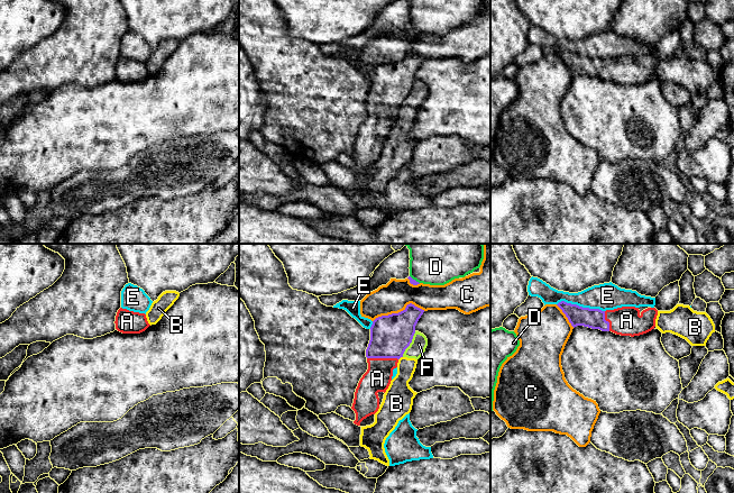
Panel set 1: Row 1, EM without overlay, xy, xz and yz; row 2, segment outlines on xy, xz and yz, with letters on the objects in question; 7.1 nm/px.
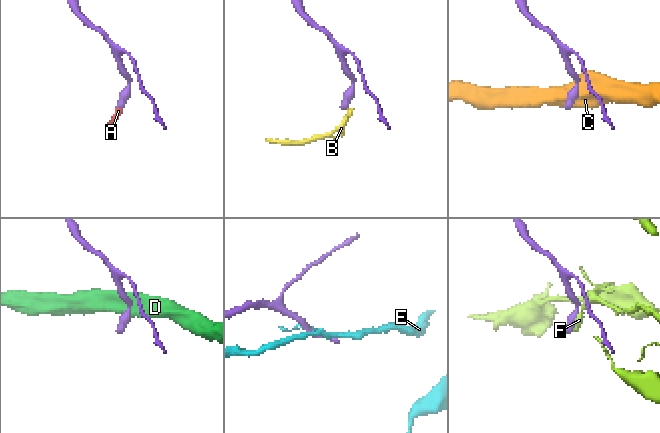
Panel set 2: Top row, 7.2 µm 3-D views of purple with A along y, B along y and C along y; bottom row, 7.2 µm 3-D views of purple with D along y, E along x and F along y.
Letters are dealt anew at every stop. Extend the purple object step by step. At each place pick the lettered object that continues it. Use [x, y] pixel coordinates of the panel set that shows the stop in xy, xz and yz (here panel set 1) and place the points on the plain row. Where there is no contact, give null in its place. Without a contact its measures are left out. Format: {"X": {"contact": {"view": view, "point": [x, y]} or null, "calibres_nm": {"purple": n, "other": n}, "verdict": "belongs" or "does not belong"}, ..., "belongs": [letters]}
{"A": {"contact": {"view": "xz", "point": [383, 106]}, "calibres_nm": {"purple": 300, "other": 190}, "verdict": "belongs"}, "B": {"contact": {"view": "xz", "point": [400, 106]}, "calibres_nm": {"purple": 300, "other": 170}, "verdict": "does not belong"}, "C": {"contact": {"view": "xz", "point": [398, 61]}, "calibres_nm": {"purple": 300, "other": 220}, "verdict": "does not belong"}, "D": {"contact": {"view": "xz", "point": [414, 28]}, "calibres_nm": {"purple": 40, "other": 240}, "verdict": "does not belong"}, "E": {"contact": {"view": "yz", "point": [580, 55]}, "calibres_nm": {"purple": 140, "other": 190}, "verdict": "does not belong"}, "F": {"contact": {"view": "xz", "point": [410, 91]}, "calibres_nm": {"purple": 300, "other": 120}, "verdict": "does not belong"}, "belongs": ["A"]}

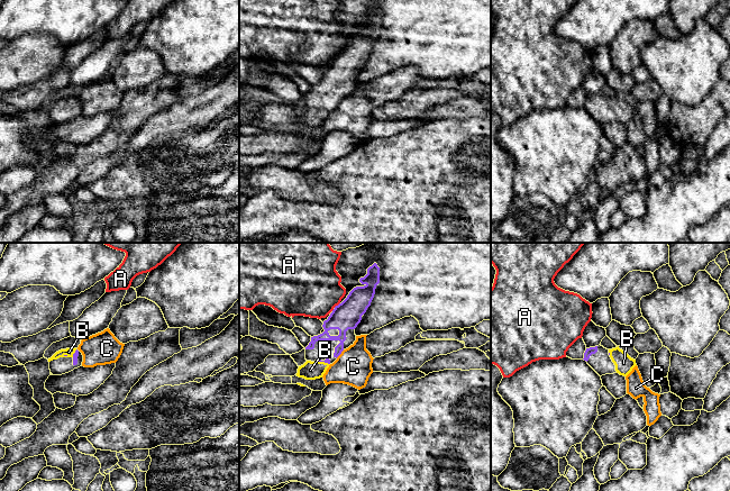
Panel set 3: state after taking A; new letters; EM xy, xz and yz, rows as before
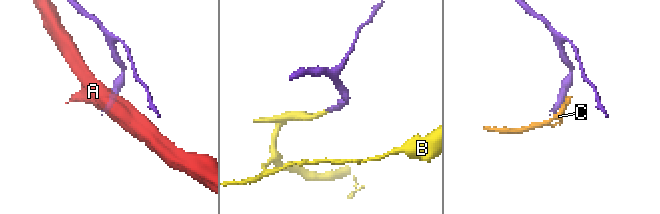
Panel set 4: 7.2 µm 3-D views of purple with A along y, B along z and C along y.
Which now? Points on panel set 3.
{"A": {"contact": {"view": "xz", "point": [336, 54]}, "calibres_nm": {"purple": 200, "other": 440}, "verdict": "does not belong"}, "B": {"contact": {"view": "xz", "point": [322, 109]}, "calibres_nm": {"purple": 40, "other": 130}, "verdict": "belongs"}, "C": {"contact": {"view": "xz", "point": [339, 102]}, "calibres_nm": {"purple": 160, "other": 260}, "verdict": "does not belong"}, "belongs": ["B"]}

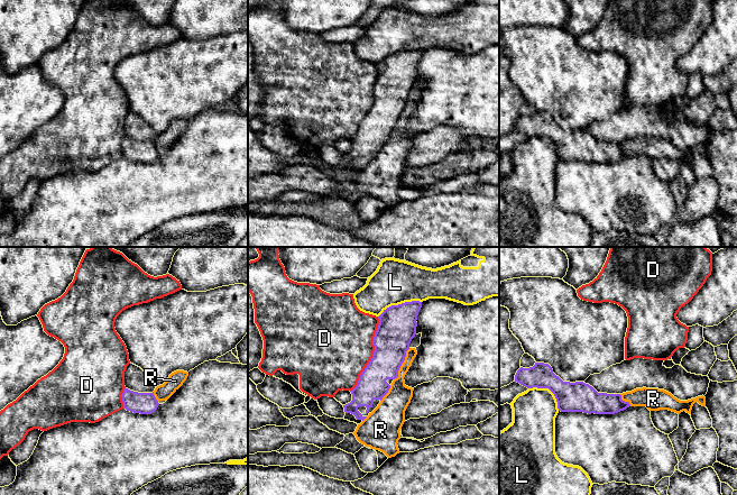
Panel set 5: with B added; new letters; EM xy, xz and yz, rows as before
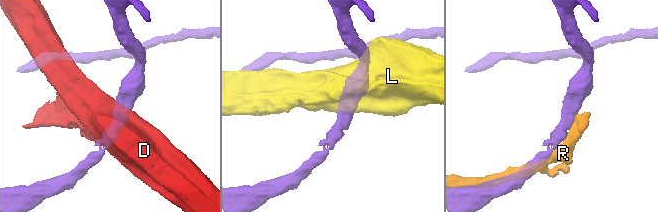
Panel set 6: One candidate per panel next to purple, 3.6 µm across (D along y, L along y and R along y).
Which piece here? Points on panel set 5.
{"D": {"contact": {"view": "xz", "point": [374, 102]}, "calibres_nm": {"purple": 260, "other": 460}, "verdict": "does not belong"}, "L": {"contact": {"view": "xz", "point": [399, 53]}, "calibres_nm": {"purple": 280, "other": 320}, "verdict": "does not belong"}, "R": {"contact": {"view": "xz", "point": [402, 111]}, "calibres_nm": {"purple": 260, "other": 170}, "verdict": "does not belong"}, "belongs": []}

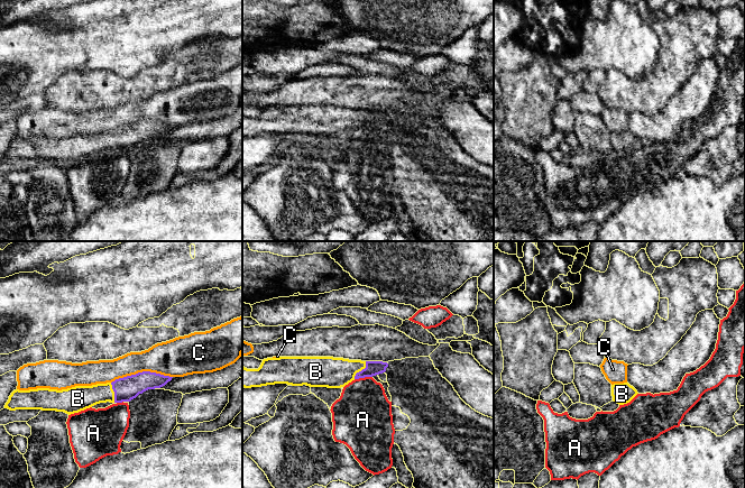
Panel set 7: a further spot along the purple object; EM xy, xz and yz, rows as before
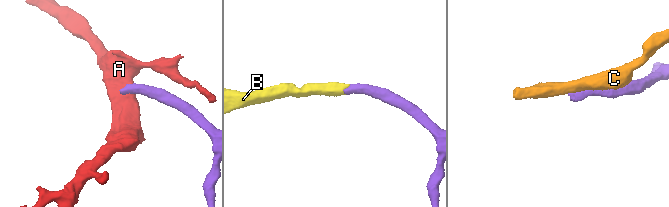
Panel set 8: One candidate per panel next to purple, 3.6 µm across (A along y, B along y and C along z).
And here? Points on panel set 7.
{"A": {"contact": {"view": "xz", "point": [362, 126]}, "calibres_nm": {"purple": 110, "other": 400}, "verdict": "does not belong"}, "B": {"contact": {"view": "xz", "point": [361, 119]}, "calibres_nm": {"purple": 110, "other": 220}, "verdict": "belongs"}, "C": {"contact": {"view": "xy", "point": [143, 120]}, "calibres_nm": {"purple": 170, "other": 260}, "verdict": "does not belong"}, "belongs": ["B"]}

